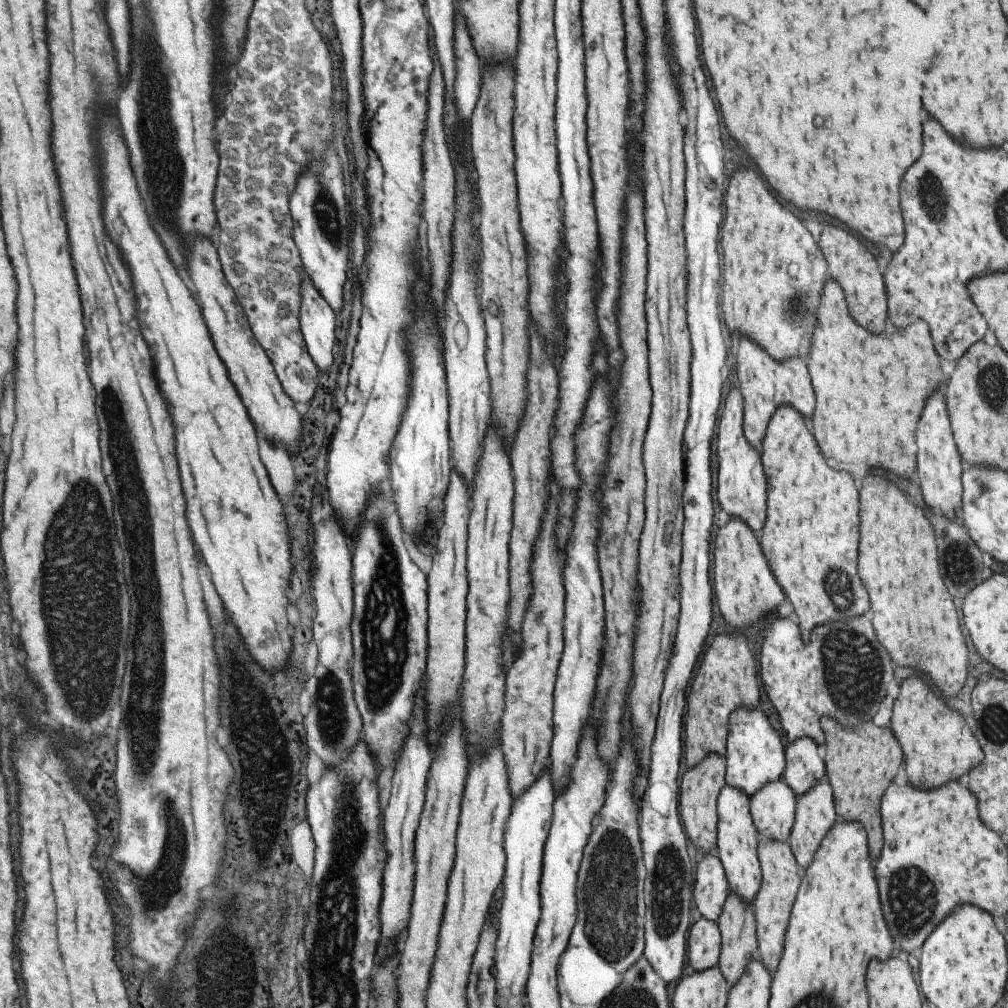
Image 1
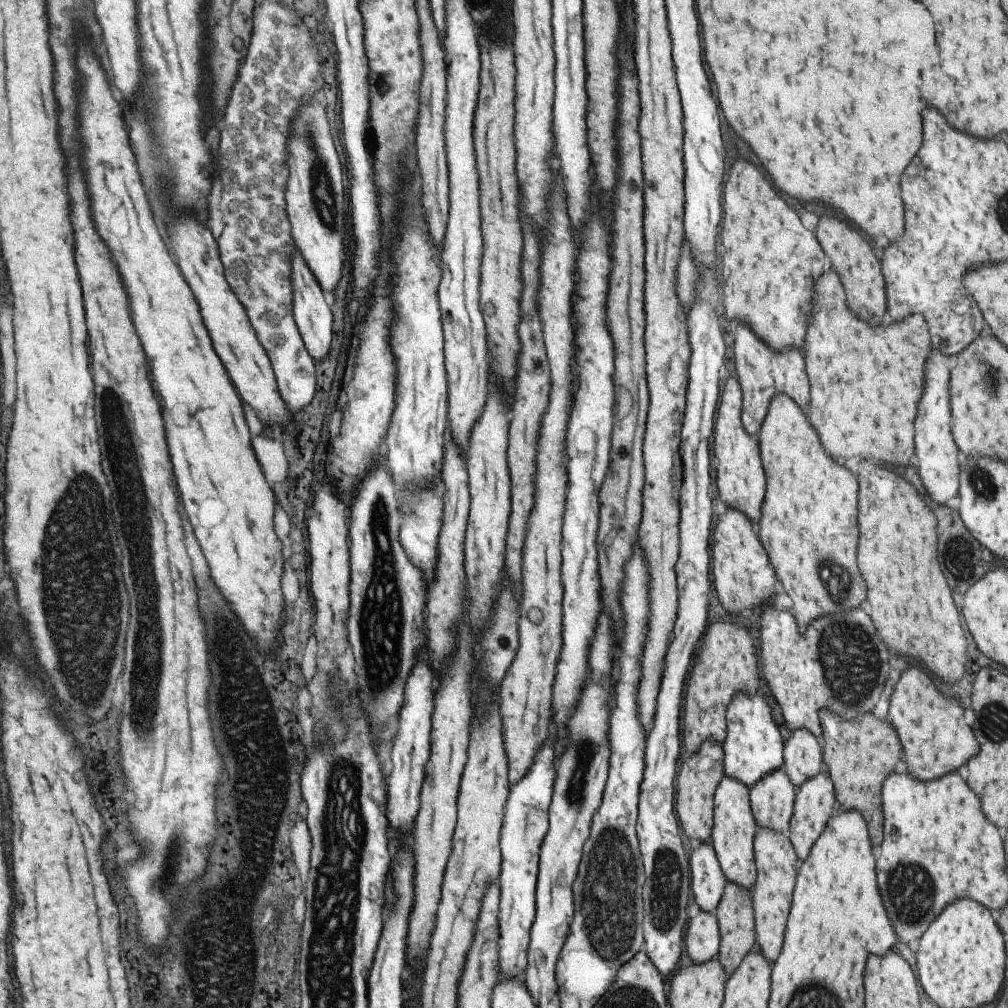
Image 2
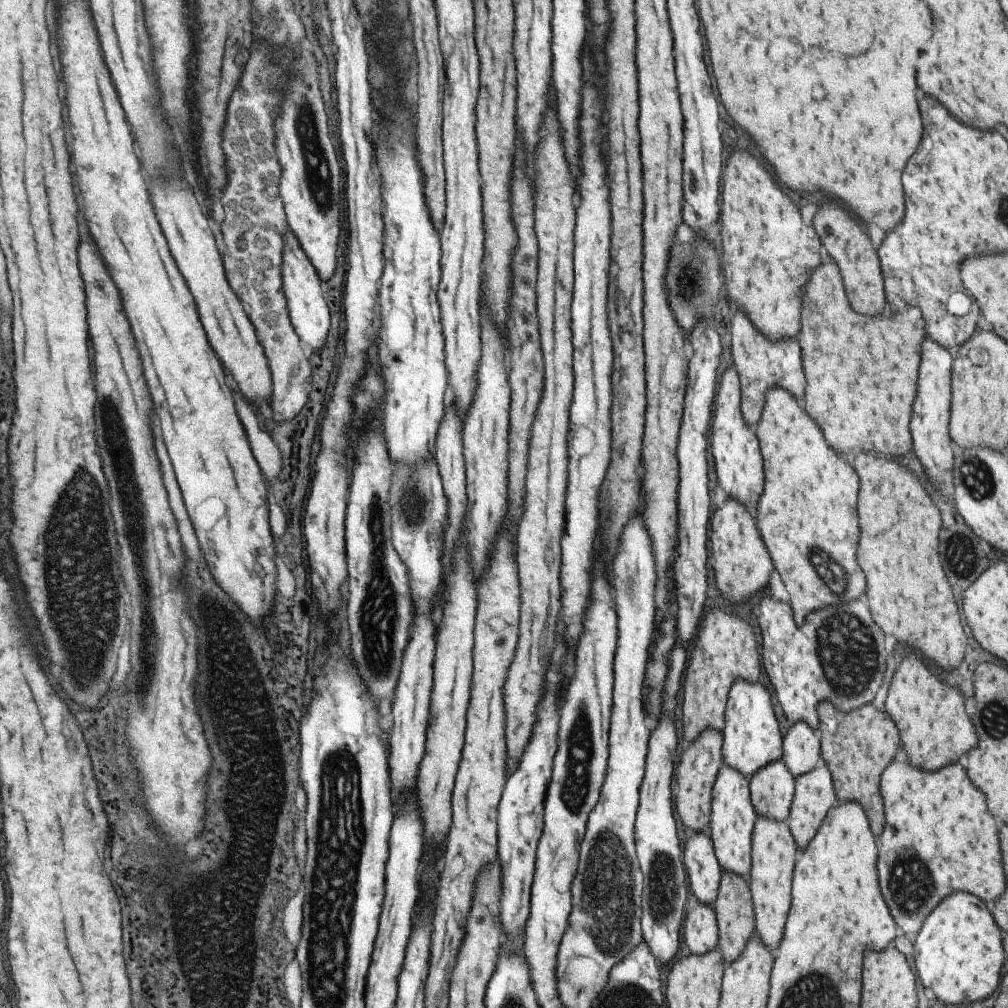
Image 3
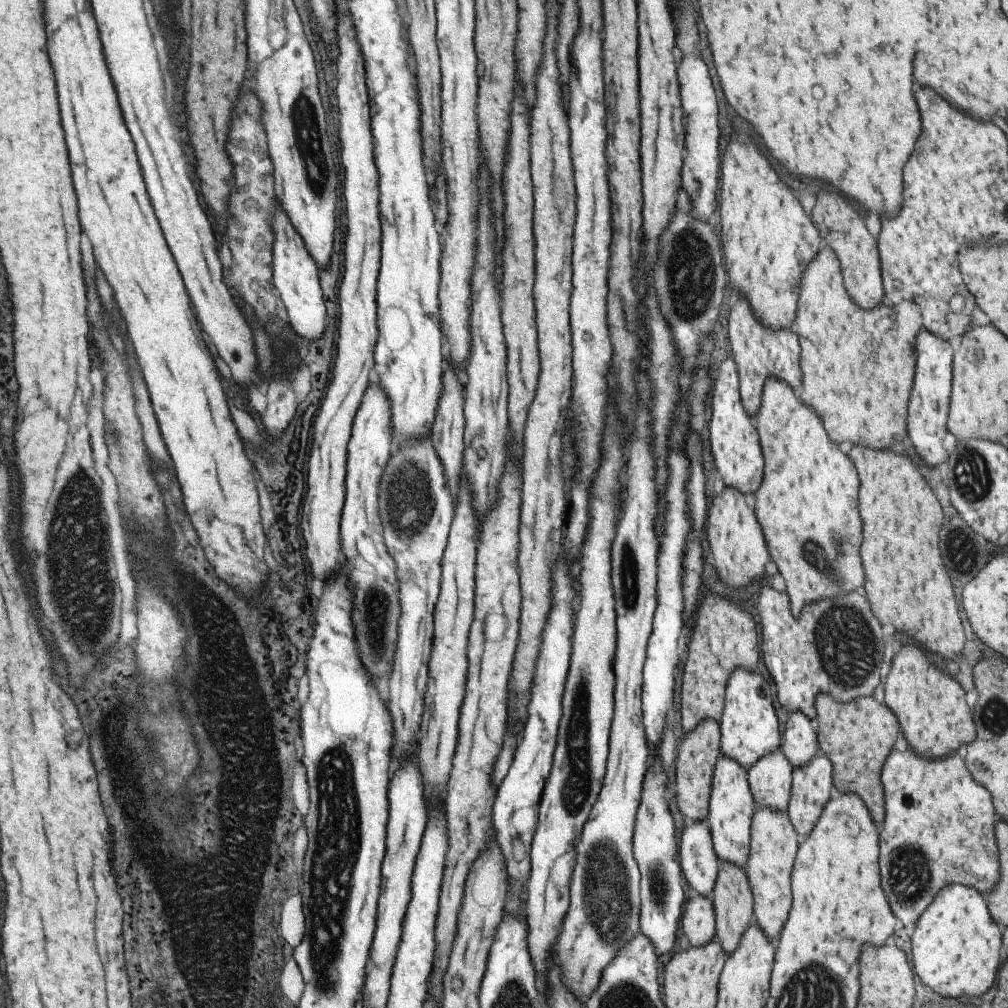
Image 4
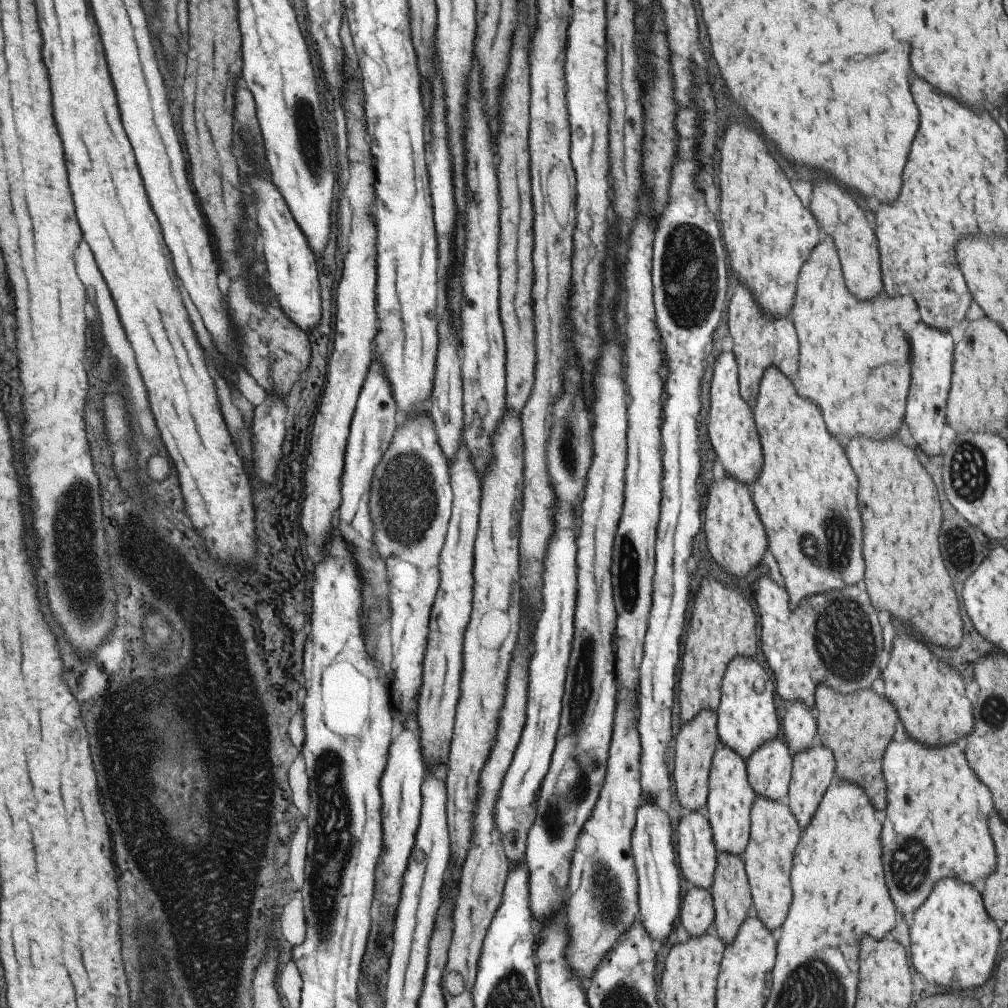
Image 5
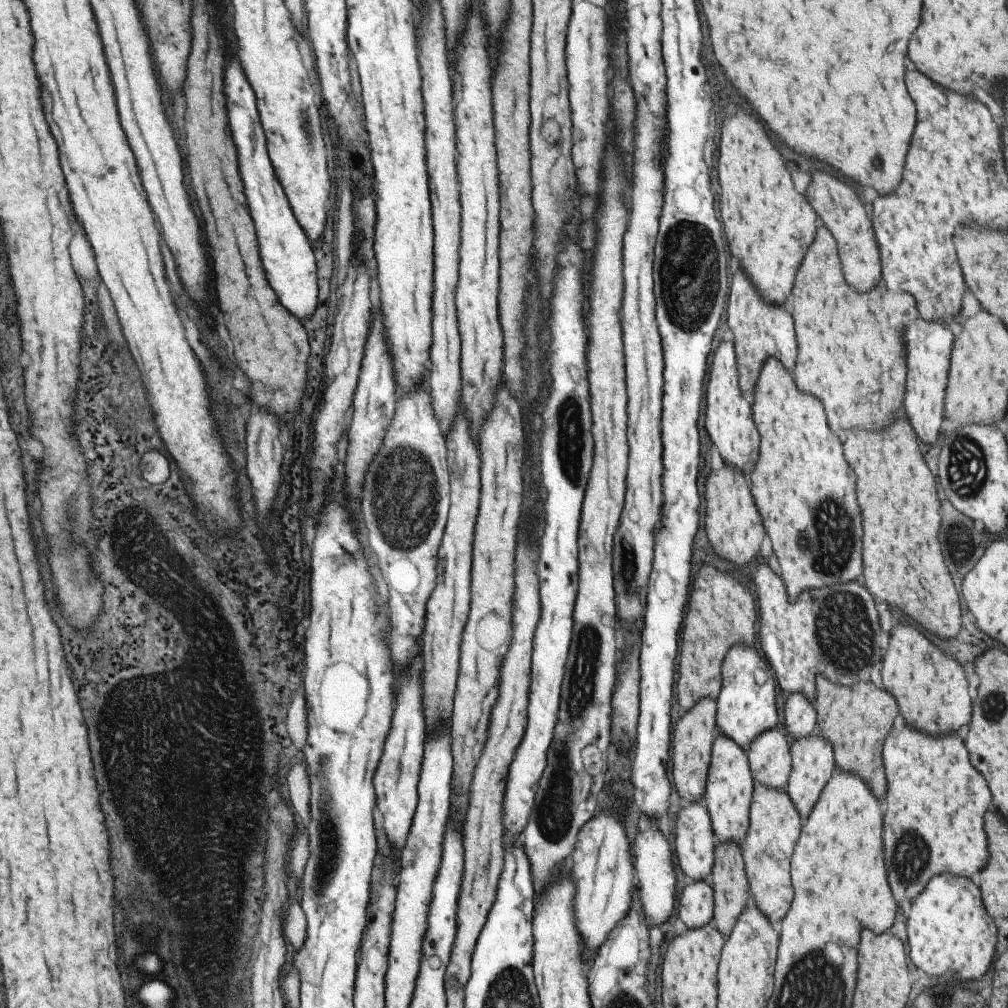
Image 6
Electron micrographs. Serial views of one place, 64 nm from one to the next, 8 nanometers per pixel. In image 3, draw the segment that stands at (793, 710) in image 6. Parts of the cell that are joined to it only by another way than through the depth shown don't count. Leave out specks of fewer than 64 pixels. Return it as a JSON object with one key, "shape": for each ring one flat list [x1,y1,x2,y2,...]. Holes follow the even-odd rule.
{"shape":[[795,722,782,737,781,760,793,778,813,770,820,759,819,735,805,722]]}

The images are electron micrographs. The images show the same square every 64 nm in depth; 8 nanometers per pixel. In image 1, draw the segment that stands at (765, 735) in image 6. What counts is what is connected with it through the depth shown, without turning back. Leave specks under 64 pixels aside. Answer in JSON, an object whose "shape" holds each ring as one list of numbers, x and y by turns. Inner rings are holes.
{"shape":[[781,778,749,797,749,810,759,838,786,843,795,816,796,796]]}

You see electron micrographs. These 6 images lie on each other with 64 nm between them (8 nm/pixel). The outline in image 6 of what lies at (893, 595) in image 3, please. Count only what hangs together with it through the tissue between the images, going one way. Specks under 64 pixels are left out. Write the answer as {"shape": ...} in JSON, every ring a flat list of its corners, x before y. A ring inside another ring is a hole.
{"shape":[[895,418,893,424,879,432,847,430,843,442,843,456,857,478,857,504,861,508,863,520,863,580,869,594,875,600,885,600,887,604,901,608,931,636,953,638,963,625,959,620,959,594,953,586,953,580,943,564,943,556,939,550,937,530,941,516,935,482,921,458,917,436,913,434,911,426,903,418]]}

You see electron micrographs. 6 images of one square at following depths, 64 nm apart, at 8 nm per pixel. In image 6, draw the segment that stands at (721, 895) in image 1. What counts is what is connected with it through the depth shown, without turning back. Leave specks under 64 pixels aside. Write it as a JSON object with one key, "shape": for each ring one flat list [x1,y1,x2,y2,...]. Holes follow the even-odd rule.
{"shape":[[702,802,683,803,675,820,675,834,673,834,673,848,677,864,685,876,695,882,708,881,714,861,715,834,711,830,709,815]]}

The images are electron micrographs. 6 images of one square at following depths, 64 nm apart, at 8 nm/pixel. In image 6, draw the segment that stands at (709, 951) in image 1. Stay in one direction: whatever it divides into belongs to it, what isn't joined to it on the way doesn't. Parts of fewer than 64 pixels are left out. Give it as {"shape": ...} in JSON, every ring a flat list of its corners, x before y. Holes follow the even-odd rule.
{"shape":[[708,881,687,884,676,900,675,916,685,924,687,930,707,926,712,918,712,890]]}

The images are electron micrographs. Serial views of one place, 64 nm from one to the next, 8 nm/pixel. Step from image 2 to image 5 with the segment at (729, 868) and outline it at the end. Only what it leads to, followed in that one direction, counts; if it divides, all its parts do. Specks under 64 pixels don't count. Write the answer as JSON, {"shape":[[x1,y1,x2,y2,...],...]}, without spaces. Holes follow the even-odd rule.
{"shape":[[717,741,709,769,708,793,704,808,716,852,740,858,747,846,750,825,749,811,755,796,749,782,747,782,745,764,746,762,739,754]]}

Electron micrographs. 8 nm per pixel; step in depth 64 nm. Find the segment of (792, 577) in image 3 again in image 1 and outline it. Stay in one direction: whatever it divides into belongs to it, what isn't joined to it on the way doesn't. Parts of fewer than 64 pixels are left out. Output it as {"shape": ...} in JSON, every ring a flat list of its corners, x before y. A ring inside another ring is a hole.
{"shape":[[789,404,777,406,777,410,771,414,769,424,765,428,765,434,761,438,758,453,766,480,766,517,765,522,763,522,761,539,758,543,775,582,793,606,793,612,795,612,797,622,799,622,800,637,807,642,811,630,815,626,821,626,823,622,835,622,835,620,841,622,843,618,857,616,869,608,865,588,863,588,861,580,857,578,857,568,855,568,857,524,859,524,859,520,857,520,857,508,859,506,857,506,855,482,851,480,849,474,835,472,825,464,816,440,805,426,805,420],[831,570,839,570,843,573,837,576,839,578,837,580,835,572,831,572],[850,584,853,602,851,602,851,608,843,610,839,606,843,606,847,592,843,592,843,594,841,592,849,589]]}

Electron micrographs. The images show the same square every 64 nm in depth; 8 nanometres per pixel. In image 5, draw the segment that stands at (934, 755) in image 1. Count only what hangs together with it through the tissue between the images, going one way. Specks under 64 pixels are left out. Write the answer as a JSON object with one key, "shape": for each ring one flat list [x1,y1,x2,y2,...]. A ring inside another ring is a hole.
{"shape":[[897,636,889,650,883,676,884,697,895,706,905,732,921,746,949,746,949,742,965,736,973,728,971,703,965,696,965,686,953,667,937,658,917,638]]}

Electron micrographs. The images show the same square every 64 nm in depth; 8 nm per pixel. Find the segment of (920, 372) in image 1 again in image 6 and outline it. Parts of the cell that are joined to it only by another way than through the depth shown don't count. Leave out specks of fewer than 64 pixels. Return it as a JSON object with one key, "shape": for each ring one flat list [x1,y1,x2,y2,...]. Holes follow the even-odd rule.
{"shape":[[819,226,795,274,786,304,797,336,797,362,790,370,797,390,821,400,827,424,835,434,853,426,885,428,903,400,904,330,918,317,913,296,889,292,883,286,881,292,875,286,865,294,849,288,843,280,835,239,825,226]]}

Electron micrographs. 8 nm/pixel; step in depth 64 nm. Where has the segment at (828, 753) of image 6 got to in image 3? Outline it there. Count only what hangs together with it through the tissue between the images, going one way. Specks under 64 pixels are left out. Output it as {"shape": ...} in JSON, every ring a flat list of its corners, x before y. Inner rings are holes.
{"shape":[[822,760,807,774,801,774,801,776,794,778,793,798,785,823,799,851,803,850,809,844,809,840,817,834,817,829,824,821,825,815,836,802,829,770]]}

